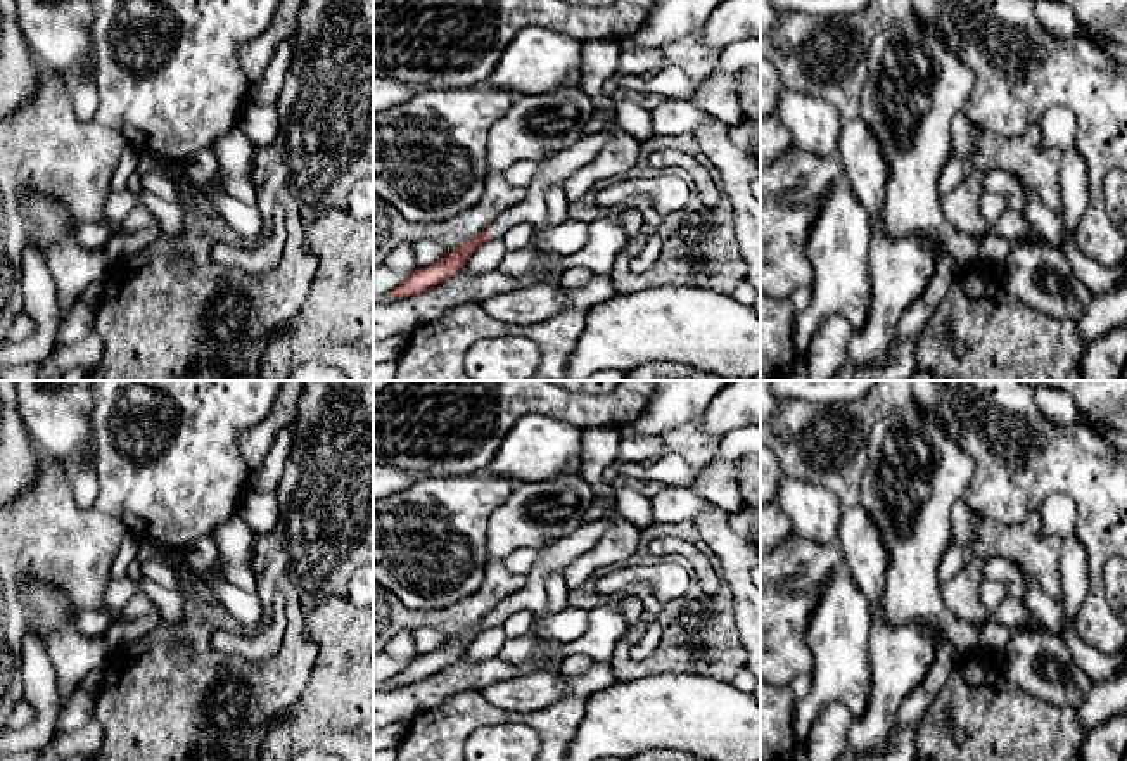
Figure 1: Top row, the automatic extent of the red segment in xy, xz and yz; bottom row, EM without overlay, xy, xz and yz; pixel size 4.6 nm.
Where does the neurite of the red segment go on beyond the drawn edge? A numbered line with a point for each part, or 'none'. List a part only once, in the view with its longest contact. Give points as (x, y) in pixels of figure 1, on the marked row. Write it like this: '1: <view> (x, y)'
1: xz (555, 170)

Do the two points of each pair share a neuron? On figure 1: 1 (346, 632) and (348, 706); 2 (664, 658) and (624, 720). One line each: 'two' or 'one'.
1: one
2: two

